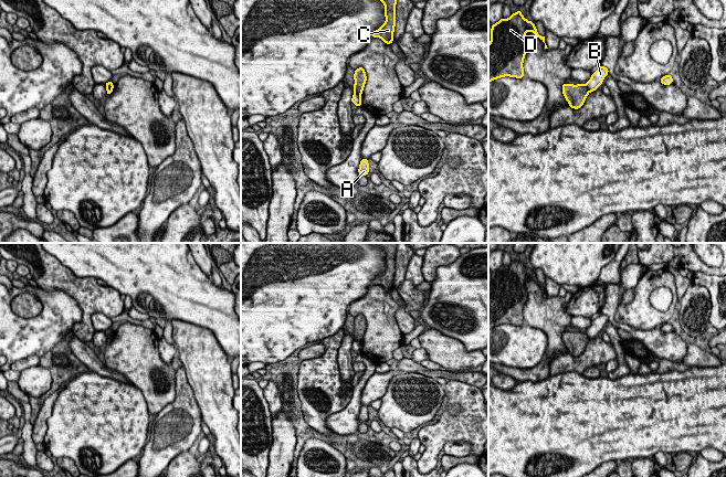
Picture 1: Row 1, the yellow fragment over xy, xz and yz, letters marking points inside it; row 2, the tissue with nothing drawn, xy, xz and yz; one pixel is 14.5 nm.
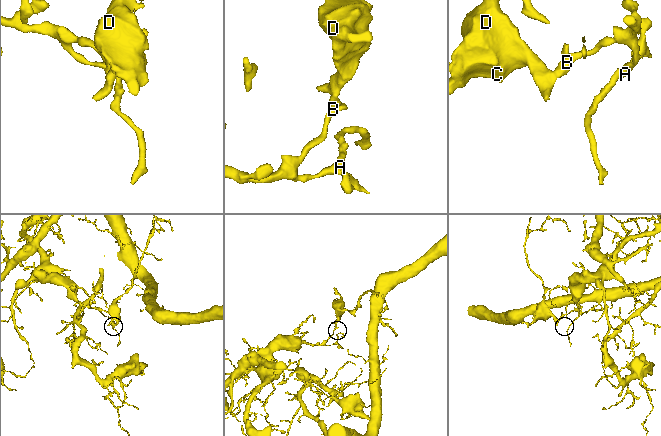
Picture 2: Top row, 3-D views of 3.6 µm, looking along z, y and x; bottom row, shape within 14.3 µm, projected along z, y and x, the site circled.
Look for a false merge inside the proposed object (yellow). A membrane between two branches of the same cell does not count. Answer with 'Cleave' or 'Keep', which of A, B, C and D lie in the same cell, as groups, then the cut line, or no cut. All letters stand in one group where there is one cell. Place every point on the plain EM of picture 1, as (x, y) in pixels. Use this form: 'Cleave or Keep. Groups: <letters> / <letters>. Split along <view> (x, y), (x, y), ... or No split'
Cleave. Groups: A B / C D. Split along xz (354, 340), (360, 341)

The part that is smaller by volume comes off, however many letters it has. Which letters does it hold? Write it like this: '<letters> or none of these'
C, D

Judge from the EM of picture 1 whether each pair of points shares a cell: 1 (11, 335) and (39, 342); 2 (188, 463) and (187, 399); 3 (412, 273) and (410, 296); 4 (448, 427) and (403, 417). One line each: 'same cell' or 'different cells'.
1: same cell
2: different cells
3: same cell
4: different cells

